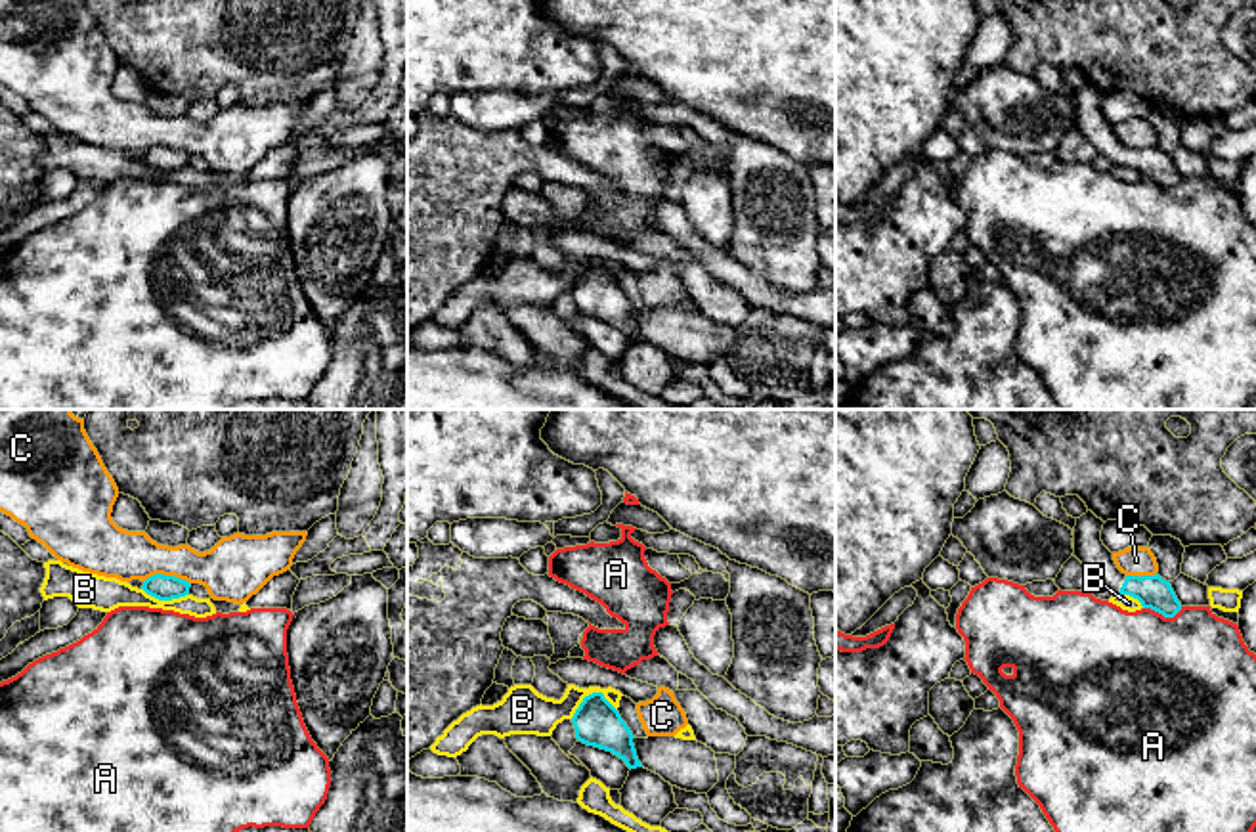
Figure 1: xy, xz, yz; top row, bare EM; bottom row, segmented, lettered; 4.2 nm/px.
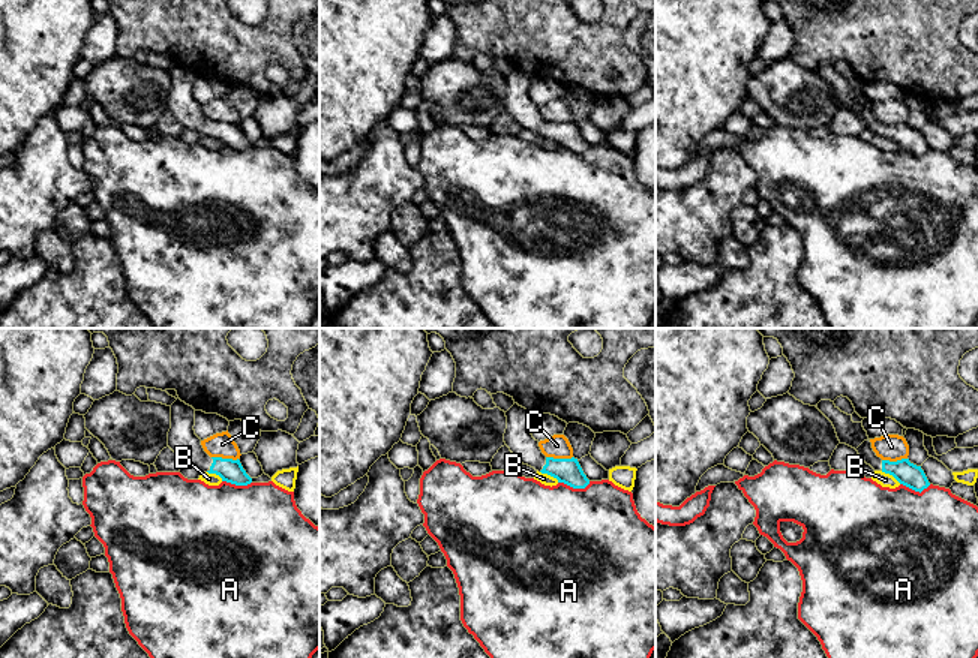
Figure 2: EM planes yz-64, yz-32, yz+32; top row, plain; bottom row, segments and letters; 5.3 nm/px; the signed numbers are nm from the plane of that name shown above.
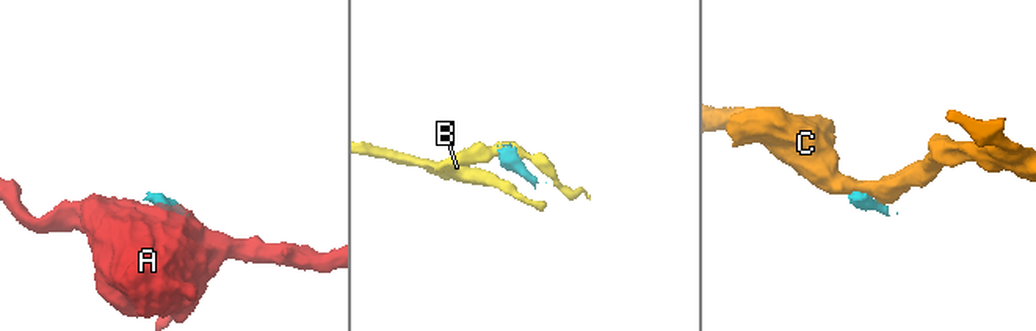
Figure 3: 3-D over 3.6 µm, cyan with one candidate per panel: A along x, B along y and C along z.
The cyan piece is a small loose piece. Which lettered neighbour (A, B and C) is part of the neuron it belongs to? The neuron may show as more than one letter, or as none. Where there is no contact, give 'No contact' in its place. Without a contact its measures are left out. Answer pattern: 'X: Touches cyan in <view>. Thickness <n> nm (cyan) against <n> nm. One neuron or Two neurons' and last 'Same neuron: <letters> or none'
A: Touches cyan in yz. Thickness 140 nm (cyan) against 480 nm. Two neurons
B: Touches cyan in xz. Thickness 190 nm (cyan) against 180 nm. Two neurons
C: Touches cyan in xy. Thickness 110 nm (cyan) against 220 nm. Two neurons
Same neuron: none

